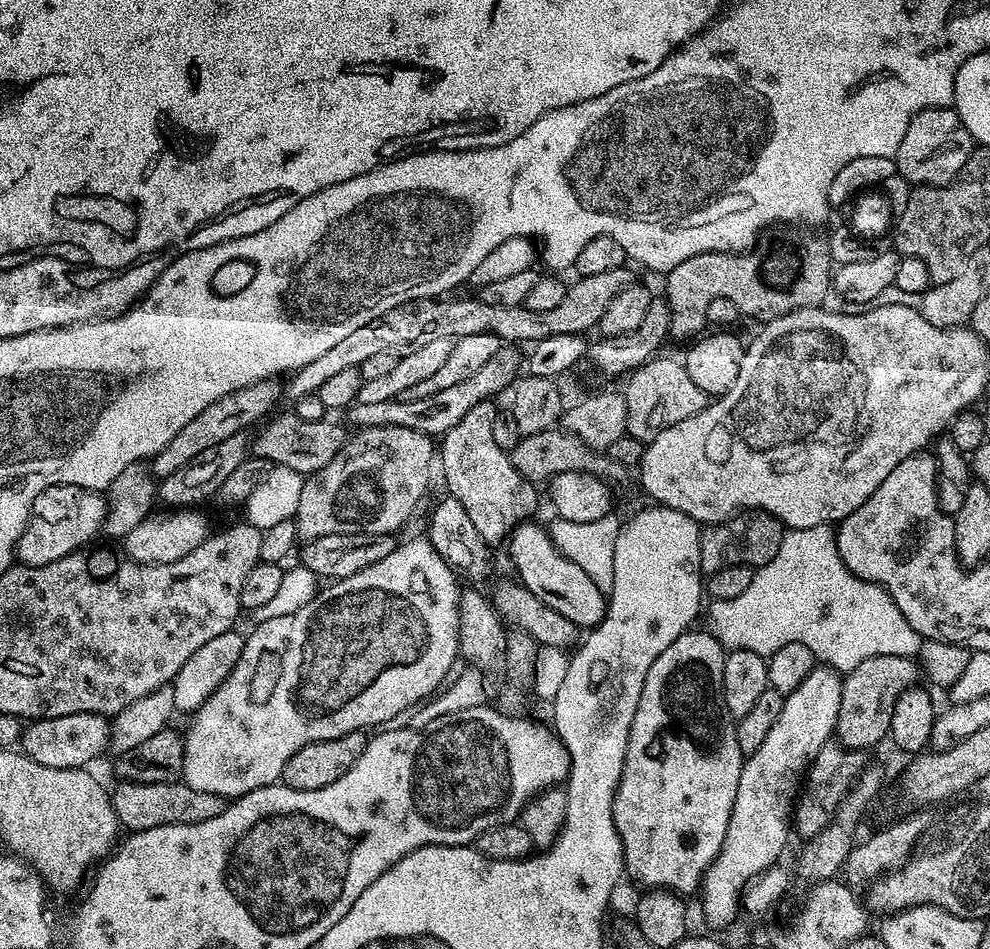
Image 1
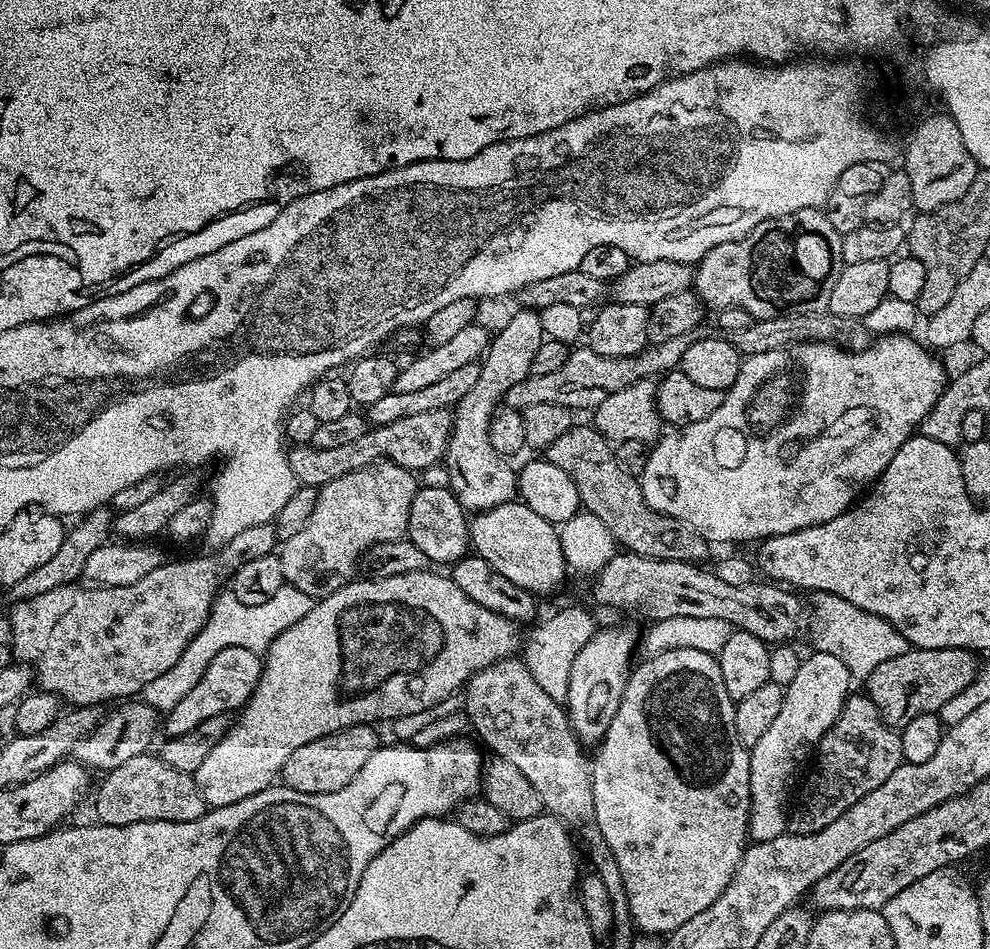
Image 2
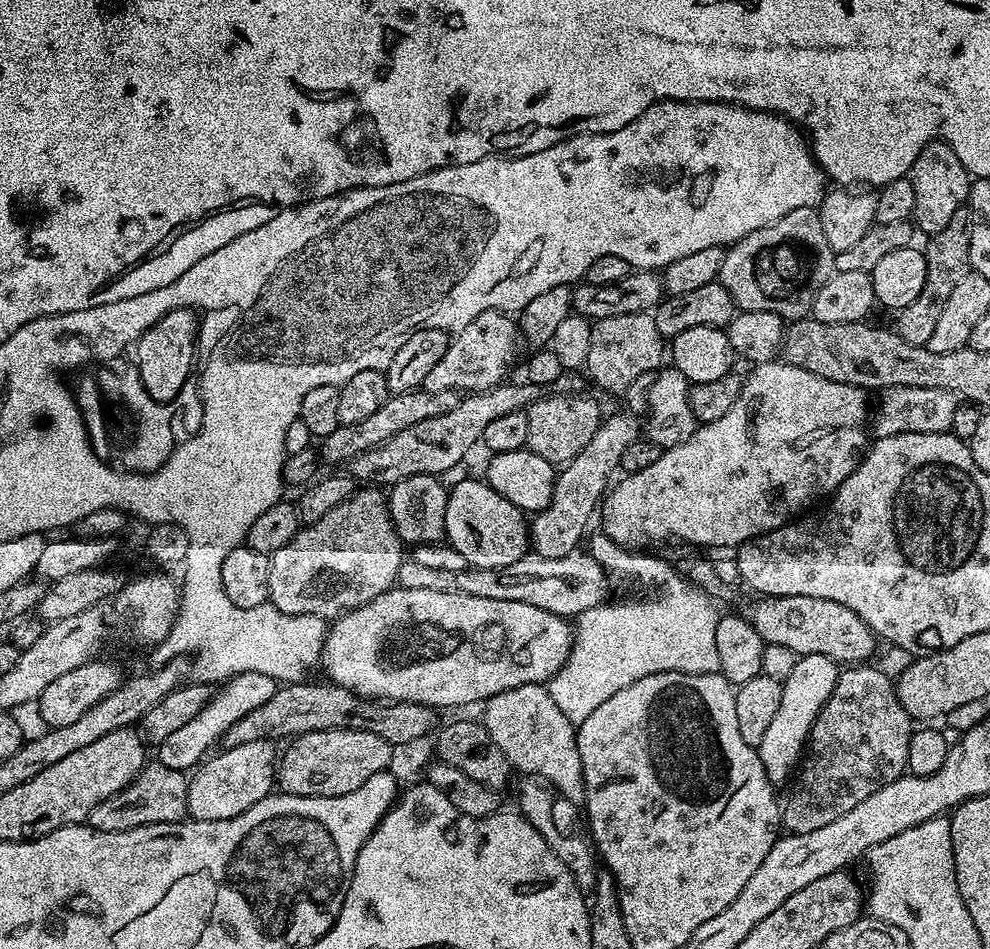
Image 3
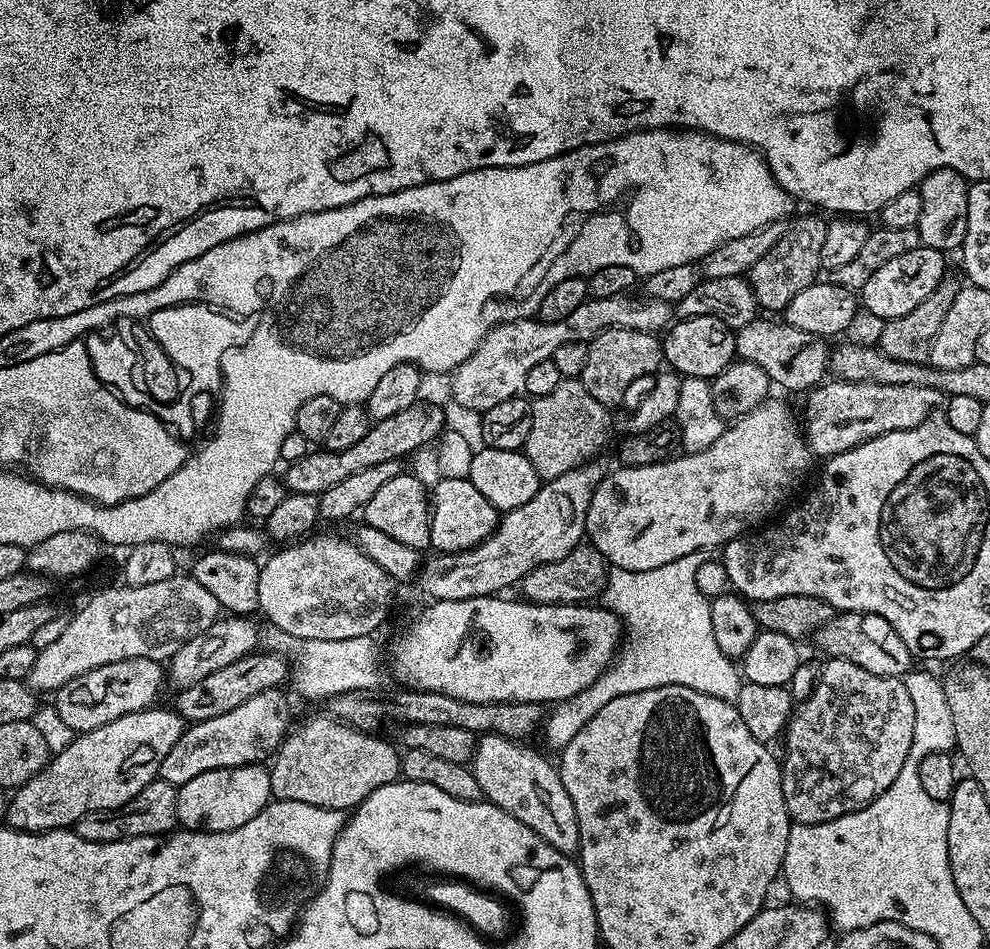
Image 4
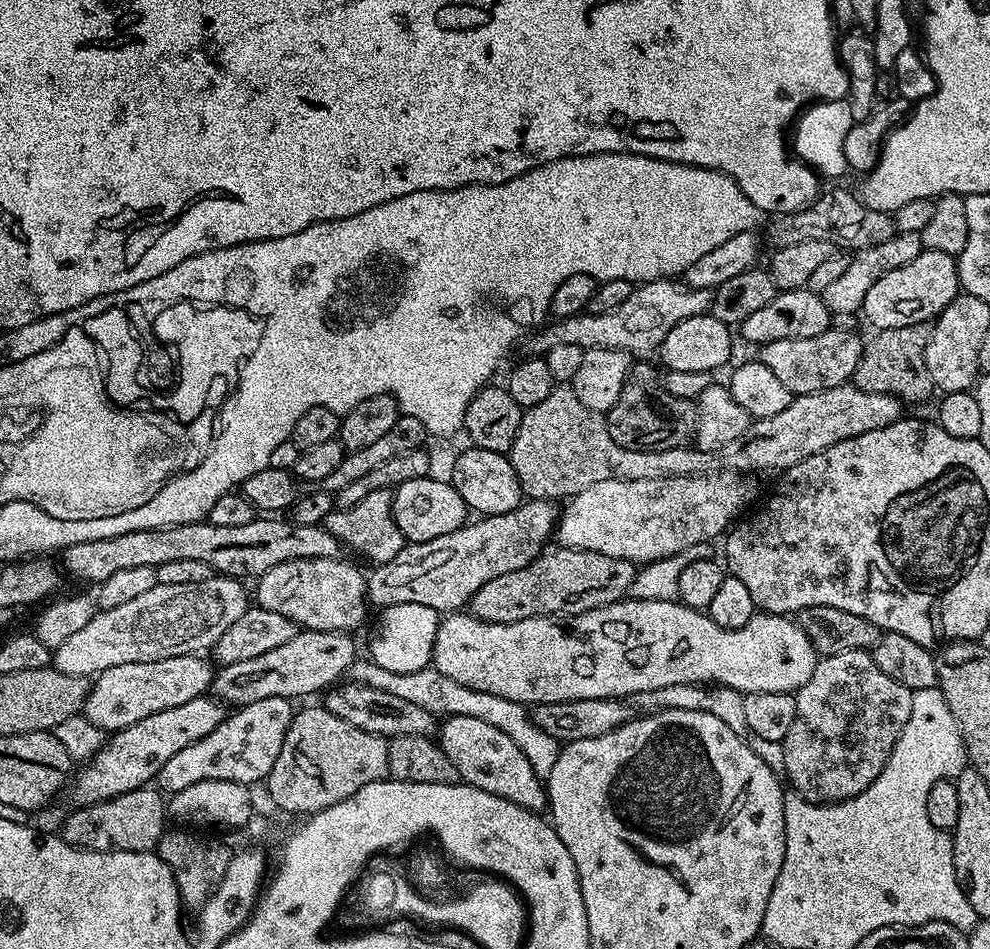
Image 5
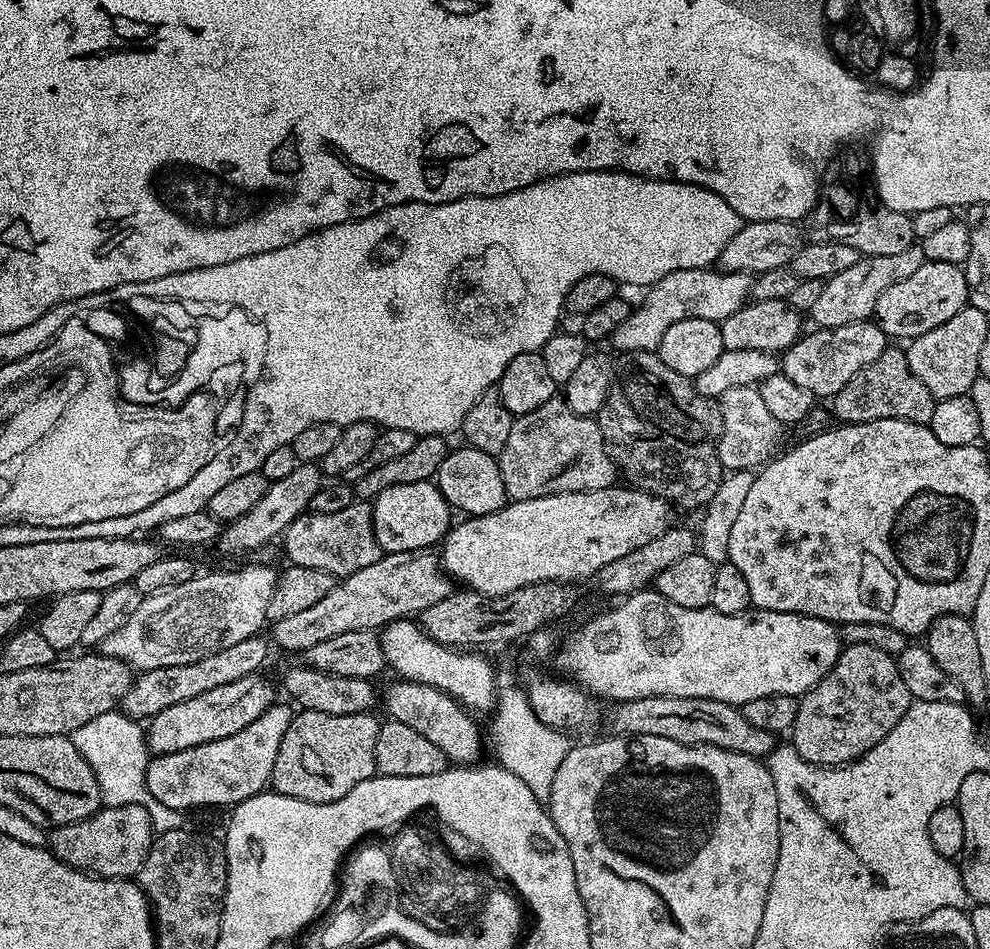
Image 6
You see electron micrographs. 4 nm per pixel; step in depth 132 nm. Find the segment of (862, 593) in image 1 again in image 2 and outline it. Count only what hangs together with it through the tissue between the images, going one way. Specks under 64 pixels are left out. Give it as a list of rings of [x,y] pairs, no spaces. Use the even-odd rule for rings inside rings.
[[[817,592],[810,600],[810,636],[812,632],[812,648],[817,652],[834,654],[842,666],[854,678],[866,678],[882,666],[882,662],[890,662],[890,658],[898,658],[898,654],[906,654],[910,647],[906,638],[894,630],[888,622],[870,614],[866,610],[858,610],[858,606],[847,605],[842,598],[829,592]],[[812,600],[812,604],[811,604]],[[848,611],[848,620],[840,620]],[[824,619],[824,620],[820,620]]]

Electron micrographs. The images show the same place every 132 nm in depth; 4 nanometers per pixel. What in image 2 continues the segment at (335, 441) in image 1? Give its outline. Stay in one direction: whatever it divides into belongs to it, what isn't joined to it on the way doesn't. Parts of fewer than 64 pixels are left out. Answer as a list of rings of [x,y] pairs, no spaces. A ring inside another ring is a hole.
[[[439,408],[426,414],[414,414],[414,418],[398,418],[398,422],[369,427],[362,438],[346,442],[346,446],[322,449],[313,448],[311,444],[297,444],[288,452],[288,466],[301,485],[317,490],[326,482],[334,482],[334,478],[342,478],[342,474],[362,470],[382,460],[389,460],[409,468],[414,474],[420,474],[423,468],[432,468],[443,461],[451,433],[452,412]]]

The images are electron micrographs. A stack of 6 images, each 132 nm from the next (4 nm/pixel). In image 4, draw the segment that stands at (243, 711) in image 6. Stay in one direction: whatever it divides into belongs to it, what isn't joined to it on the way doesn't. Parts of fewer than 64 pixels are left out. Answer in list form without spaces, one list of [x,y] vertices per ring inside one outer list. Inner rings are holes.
[[[153,706],[144,708],[141,712],[131,712],[122,718],[118,718],[114,722],[106,722],[106,726],[98,726],[98,730],[90,730],[76,734],[73,741],[61,753],[53,755],[49,759],[48,764],[38,774],[34,774],[34,778],[30,778],[20,788],[15,789],[11,793],[8,802],[8,814],[6,823],[9,828],[17,828],[19,832],[50,832],[54,828],[71,829],[78,822],[78,818],[82,818],[88,812],[103,812],[105,810],[115,810],[123,806],[126,802],[130,802],[130,798],[134,798],[134,794],[138,794],[138,790],[142,790],[150,781],[157,779],[160,775],[160,767],[166,754],[170,754],[170,750],[174,750],[174,742],[178,742],[178,738],[182,738],[186,722],[181,718],[179,712],[171,707],[160,708],[161,706]]]

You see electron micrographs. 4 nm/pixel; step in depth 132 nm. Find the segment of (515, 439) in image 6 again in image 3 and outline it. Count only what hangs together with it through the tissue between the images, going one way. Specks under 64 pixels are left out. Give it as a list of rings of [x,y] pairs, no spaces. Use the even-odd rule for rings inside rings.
[[[544,394],[532,401],[526,409],[528,413],[527,447],[538,458],[546,458],[553,466],[563,466],[574,459],[594,438],[602,419],[600,404],[591,400],[588,394]]]

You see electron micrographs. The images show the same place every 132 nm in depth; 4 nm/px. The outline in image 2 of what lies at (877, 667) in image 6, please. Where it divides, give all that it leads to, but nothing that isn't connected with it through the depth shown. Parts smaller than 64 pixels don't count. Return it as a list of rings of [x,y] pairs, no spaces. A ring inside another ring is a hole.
[[[866,694],[849,695],[834,726],[822,734],[814,749],[816,769],[804,784],[804,804],[791,809],[787,831],[793,836],[826,830],[830,822],[842,818],[858,798],[866,798],[870,790],[878,790],[894,770],[904,763],[900,733],[878,714],[874,702]]]

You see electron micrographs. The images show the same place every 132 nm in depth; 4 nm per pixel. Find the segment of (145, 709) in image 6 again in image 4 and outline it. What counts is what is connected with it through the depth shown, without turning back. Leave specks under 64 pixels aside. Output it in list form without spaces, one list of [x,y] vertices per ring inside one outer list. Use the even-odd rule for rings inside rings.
[[[134,658],[122,662],[110,662],[110,666],[98,666],[98,670],[86,670],[86,674],[78,674],[66,686],[62,686],[54,693],[54,705],[59,717],[75,734],[98,730],[98,726],[106,726],[106,722],[114,722],[131,712],[141,712],[144,708],[151,708],[157,703],[160,691],[166,688],[166,668],[159,660],[150,658]]]

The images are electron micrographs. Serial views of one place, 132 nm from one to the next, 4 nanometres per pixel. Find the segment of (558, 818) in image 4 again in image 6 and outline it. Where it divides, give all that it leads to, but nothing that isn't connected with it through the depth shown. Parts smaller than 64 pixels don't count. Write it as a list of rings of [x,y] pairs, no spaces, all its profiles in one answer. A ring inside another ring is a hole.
[[[403,678],[395,681],[384,692],[384,708],[393,720],[418,730],[429,742],[434,742],[442,754],[456,766],[471,766],[481,759],[480,751],[484,748],[484,740],[480,737],[477,720],[467,708],[456,701],[441,688],[429,684],[419,684]]]

